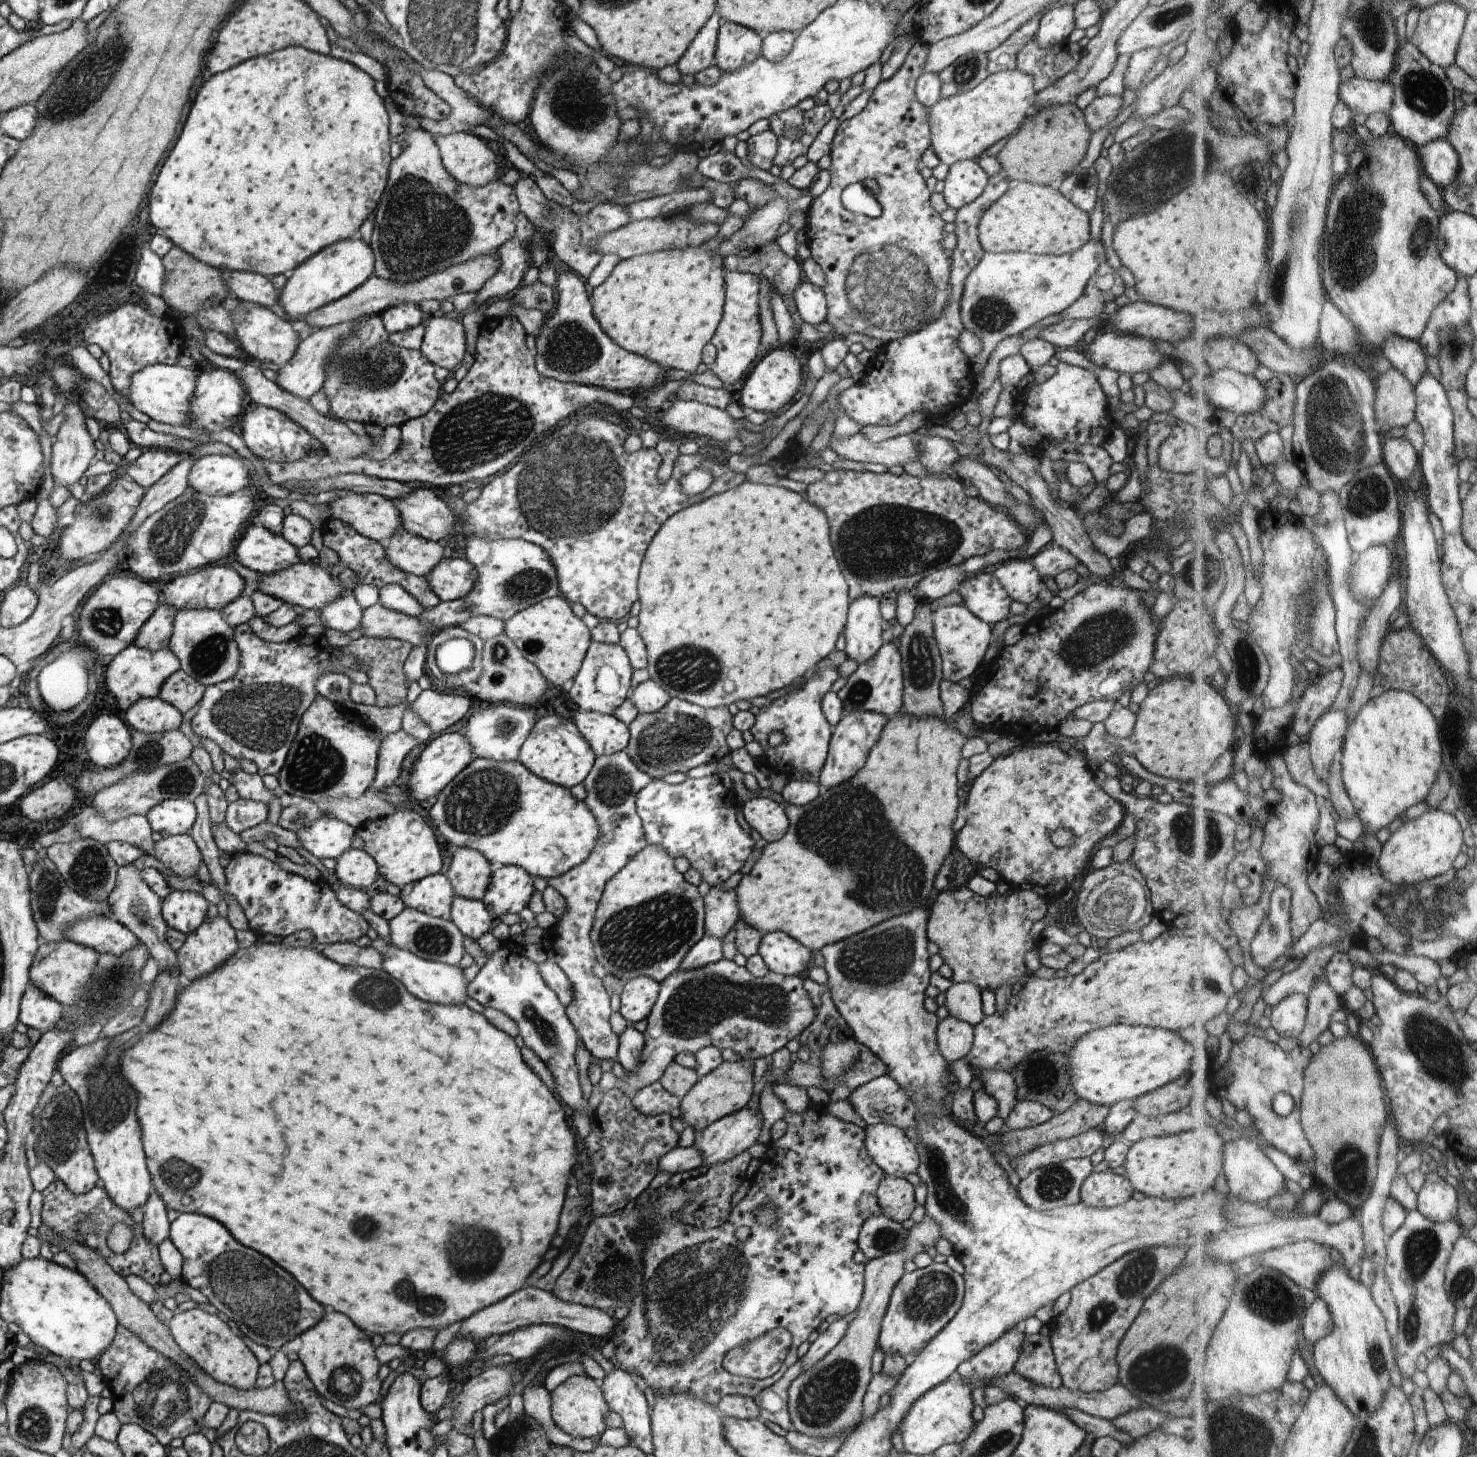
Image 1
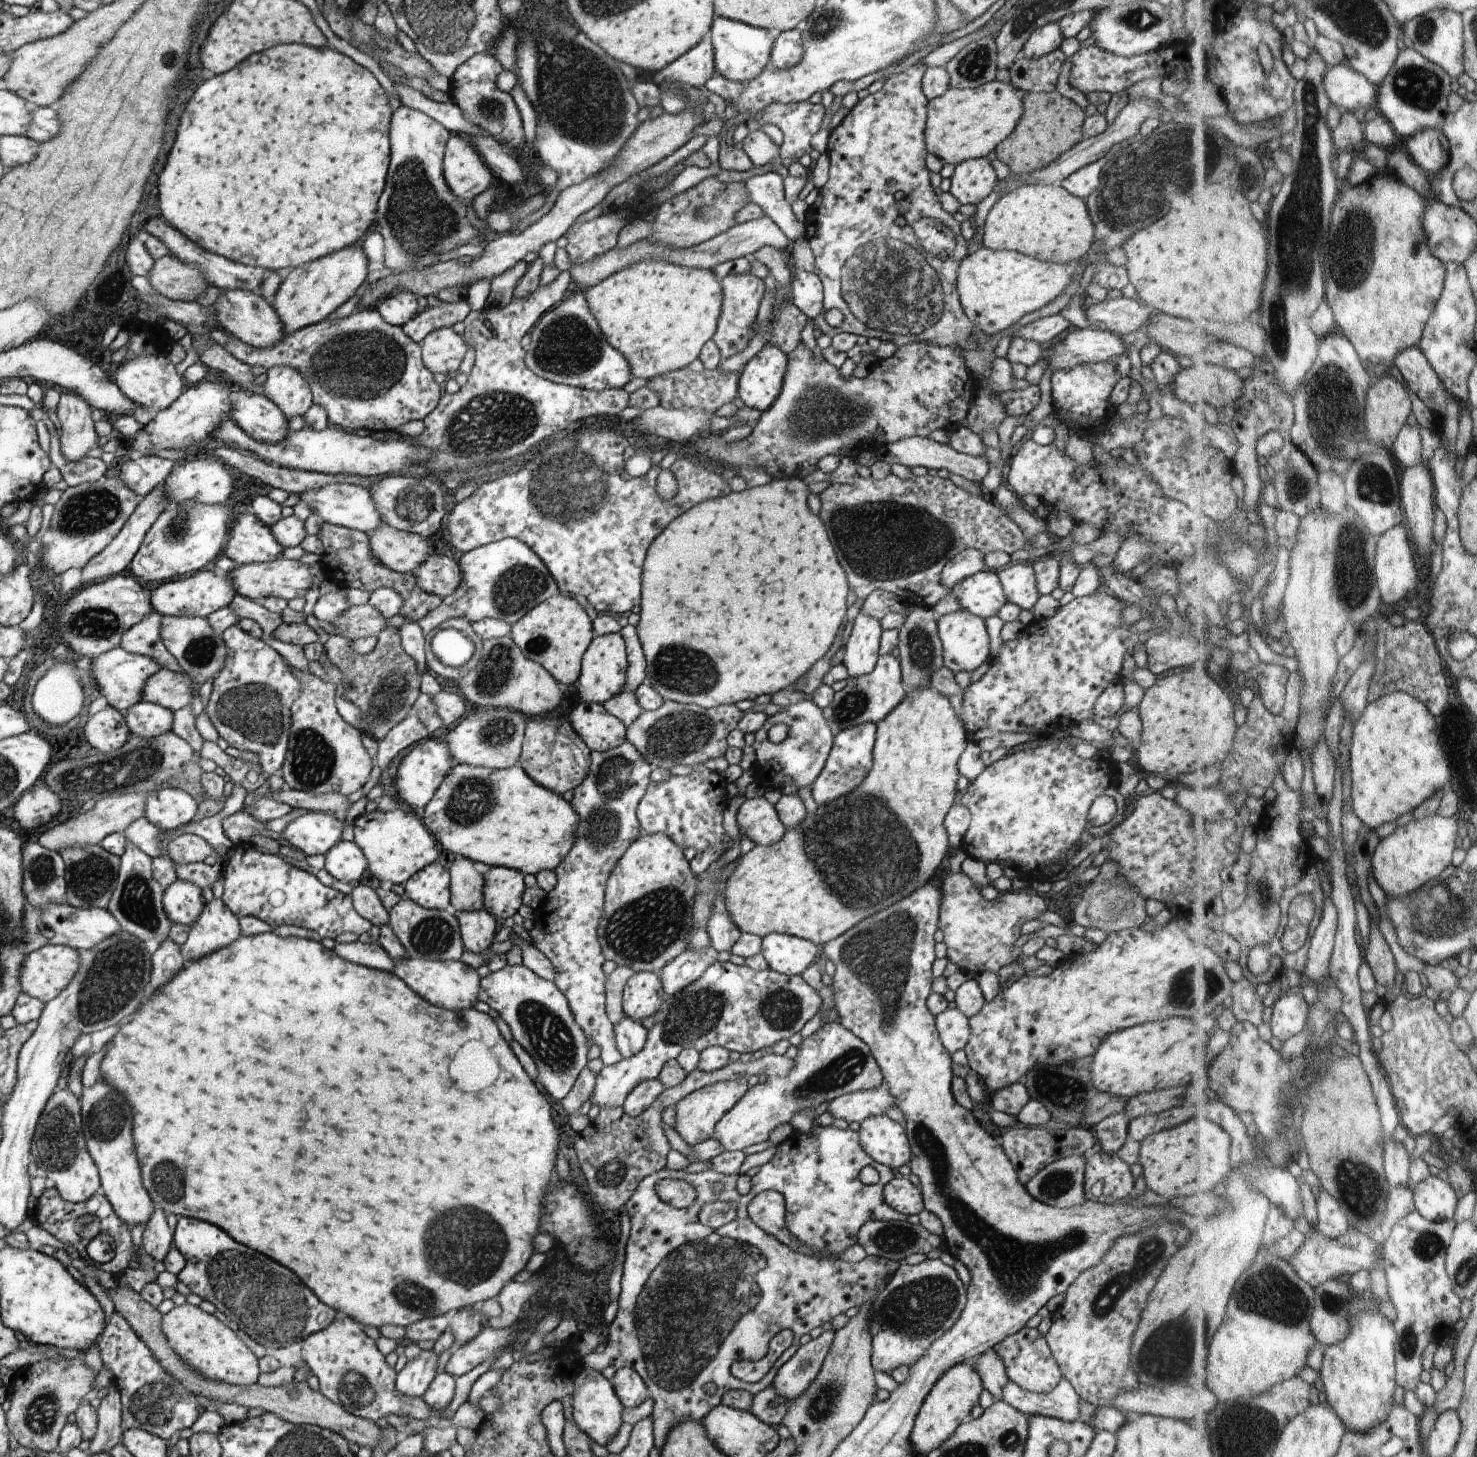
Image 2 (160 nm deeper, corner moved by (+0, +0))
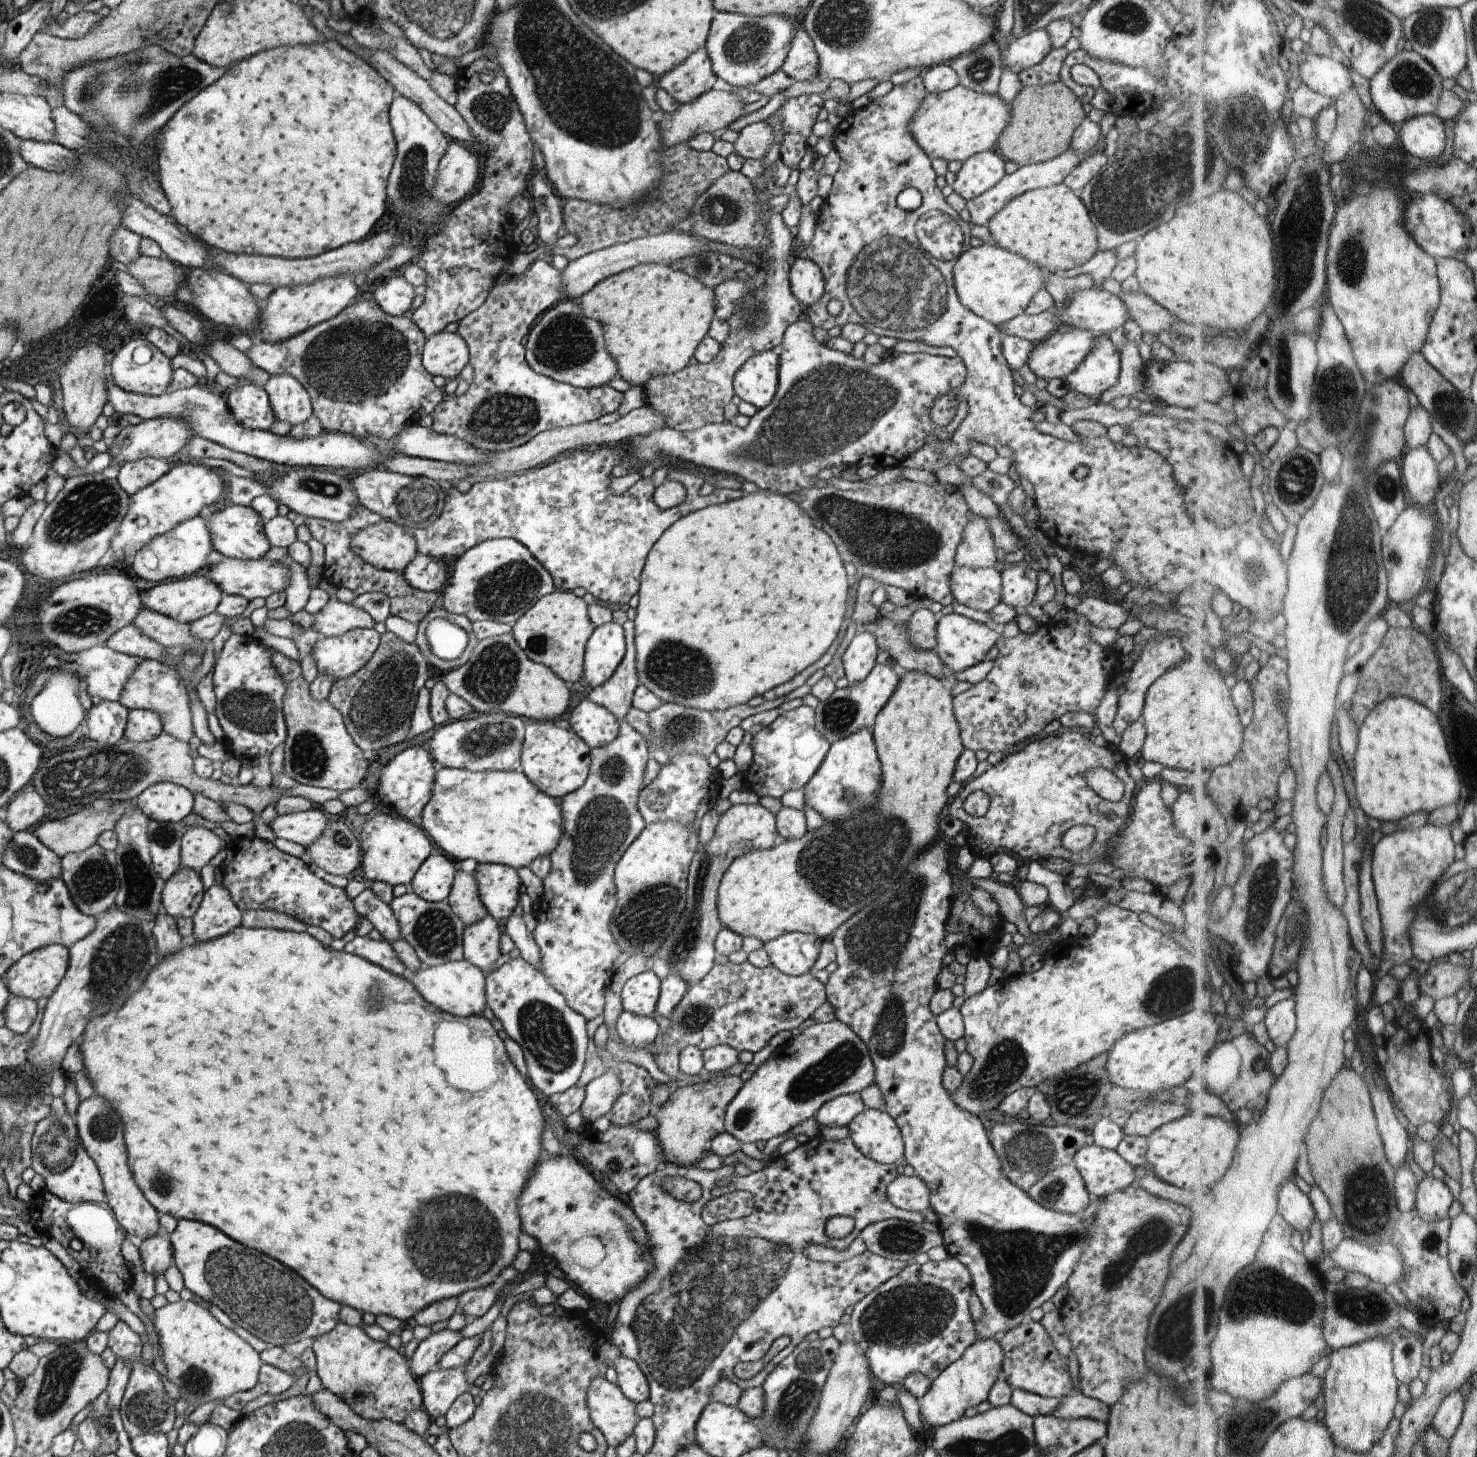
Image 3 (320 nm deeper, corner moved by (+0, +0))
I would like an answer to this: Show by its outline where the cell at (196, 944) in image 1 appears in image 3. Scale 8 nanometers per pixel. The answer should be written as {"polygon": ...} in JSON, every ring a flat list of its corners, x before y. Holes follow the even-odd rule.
{"polygon":[[214,883,194,913,191,940,203,943,227,935,241,925,243,913,231,897,231,891,222,883]]}

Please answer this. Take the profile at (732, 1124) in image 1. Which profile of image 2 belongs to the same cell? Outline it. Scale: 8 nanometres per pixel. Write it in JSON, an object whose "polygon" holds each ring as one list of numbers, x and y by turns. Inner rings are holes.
{"polygon":[[832,1021,820,1027,812,1035,803,1038,797,1046,798,1052,793,1059,792,1068,783,1077,768,1077,765,1082,757,1083,746,1091,746,1094,717,1122,714,1140,718,1141,726,1151,741,1151,752,1144,766,1142,770,1133,781,1124,788,1124,793,1115,820,1106,822,1102,831,1101,840,1095,856,1091,869,1091,881,1087,883,1076,872,1056,869,1046,841,1022]]}

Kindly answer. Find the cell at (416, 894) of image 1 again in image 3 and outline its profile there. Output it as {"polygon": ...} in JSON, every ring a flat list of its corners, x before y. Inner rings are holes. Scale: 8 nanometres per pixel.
{"polygon":[[431,854,420,865,410,889,430,902,446,901,457,867,444,854]]}

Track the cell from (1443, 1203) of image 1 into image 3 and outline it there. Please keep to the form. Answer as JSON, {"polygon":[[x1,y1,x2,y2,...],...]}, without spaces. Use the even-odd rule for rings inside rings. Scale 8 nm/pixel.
{"polygon":[[1427,1176,1418,1191,1417,1208,1429,1221,1439,1221,1450,1216,1450,1210,1456,1202,1454,1190,1433,1176]]}

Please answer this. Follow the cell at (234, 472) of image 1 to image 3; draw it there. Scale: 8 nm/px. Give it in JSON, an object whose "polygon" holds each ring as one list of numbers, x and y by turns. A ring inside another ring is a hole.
{"polygon":[[195,462,174,466,158,481,131,495,130,508,111,542,108,557,115,557,116,561,120,562,131,561,132,557,153,538,167,533,181,522,200,515,202,508,214,504,220,496,222,496,222,480,218,478,214,469,204,468,203,464]]}

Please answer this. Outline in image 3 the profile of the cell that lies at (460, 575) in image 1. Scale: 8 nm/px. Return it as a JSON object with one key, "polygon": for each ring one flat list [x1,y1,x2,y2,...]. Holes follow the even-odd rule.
{"polygon":[[420,553,403,568,402,574,410,586,424,592,435,592,442,588,449,577,448,568,442,559]]}

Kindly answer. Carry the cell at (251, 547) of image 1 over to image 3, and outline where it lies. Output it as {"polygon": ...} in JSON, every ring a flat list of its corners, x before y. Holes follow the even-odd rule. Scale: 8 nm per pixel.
{"polygon":[[250,505,226,506,226,508,218,510,218,512,208,512,204,516,204,520,210,526,211,541,215,546,215,550,223,554,224,557,260,559,271,547,264,530,264,518]]}

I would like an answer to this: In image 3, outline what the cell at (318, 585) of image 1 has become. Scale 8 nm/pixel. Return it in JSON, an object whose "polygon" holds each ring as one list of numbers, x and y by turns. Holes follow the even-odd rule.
{"polygon":[[224,557,220,562,212,565,205,577,218,584,224,594,242,595,248,602,258,597,267,599,271,594,286,590,290,584,290,574,288,567,265,557,252,560]]}

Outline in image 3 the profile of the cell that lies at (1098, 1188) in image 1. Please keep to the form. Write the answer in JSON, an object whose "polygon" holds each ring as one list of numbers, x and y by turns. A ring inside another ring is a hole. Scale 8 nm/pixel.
{"polygon":[[1095,1143,1079,1148,1072,1163,1082,1175,1091,1198,1106,1197,1115,1190,1136,1183,1135,1168,1131,1164,1117,1151]]}

